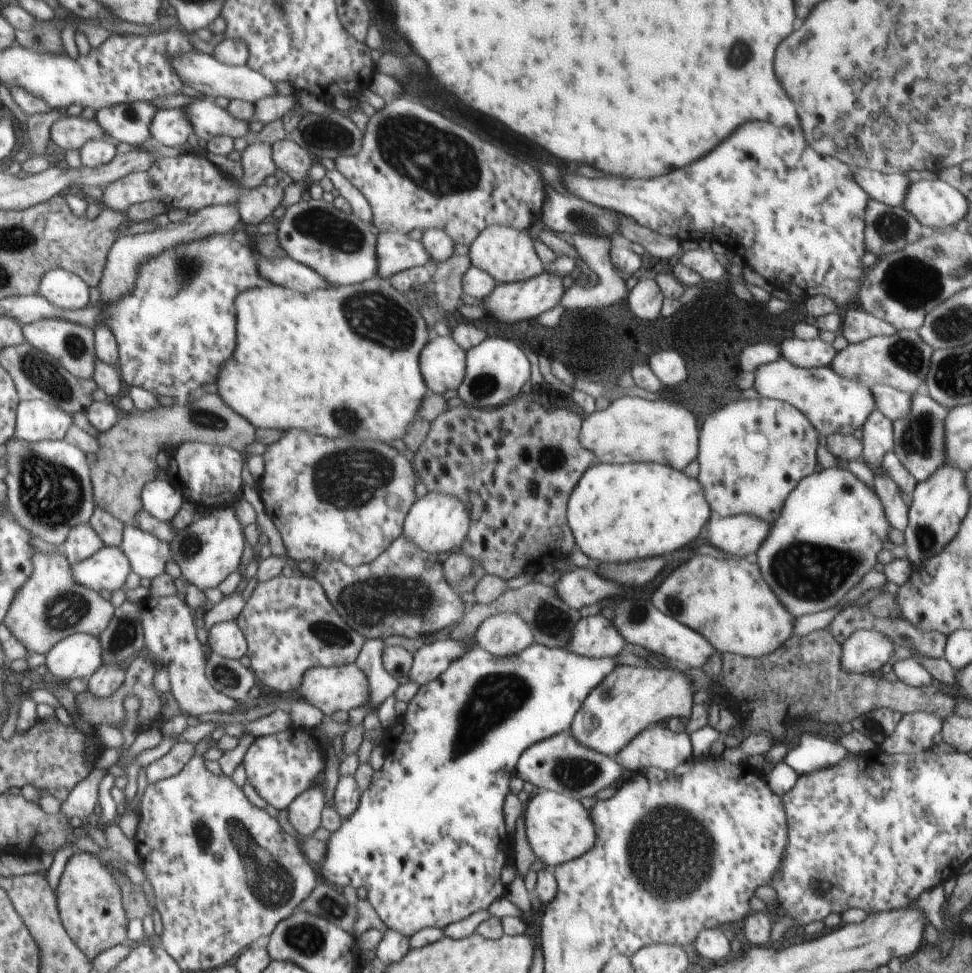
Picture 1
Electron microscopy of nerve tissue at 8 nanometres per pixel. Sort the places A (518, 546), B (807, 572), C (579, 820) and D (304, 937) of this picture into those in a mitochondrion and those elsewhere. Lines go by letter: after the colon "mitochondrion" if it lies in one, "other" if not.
A: other
B: mitochondrion
C: other
D: mitochondrion

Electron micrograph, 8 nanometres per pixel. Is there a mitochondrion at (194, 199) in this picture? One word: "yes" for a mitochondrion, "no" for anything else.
no

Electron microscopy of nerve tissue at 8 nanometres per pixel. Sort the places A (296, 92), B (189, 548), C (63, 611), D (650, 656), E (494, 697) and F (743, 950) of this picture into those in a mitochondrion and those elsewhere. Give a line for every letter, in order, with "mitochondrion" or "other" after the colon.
A: other
B: mitochondrion
C: mitochondrion
D: other
E: mitochondrion
F: other

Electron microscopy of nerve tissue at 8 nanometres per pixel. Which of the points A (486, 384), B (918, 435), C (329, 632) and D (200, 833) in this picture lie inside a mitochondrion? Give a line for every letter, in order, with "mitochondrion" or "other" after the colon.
A: mitochondrion
B: mitochondrion
C: mitochondrion
D: mitochondrion

